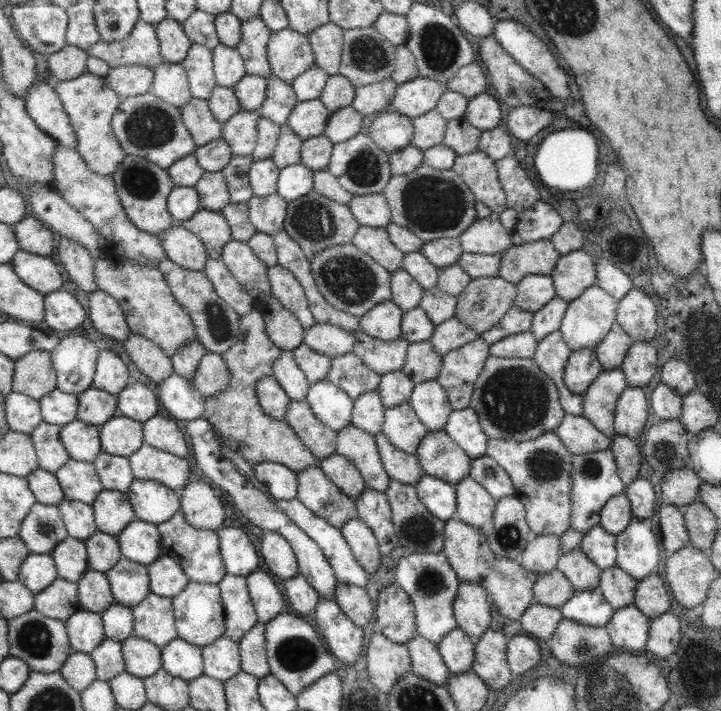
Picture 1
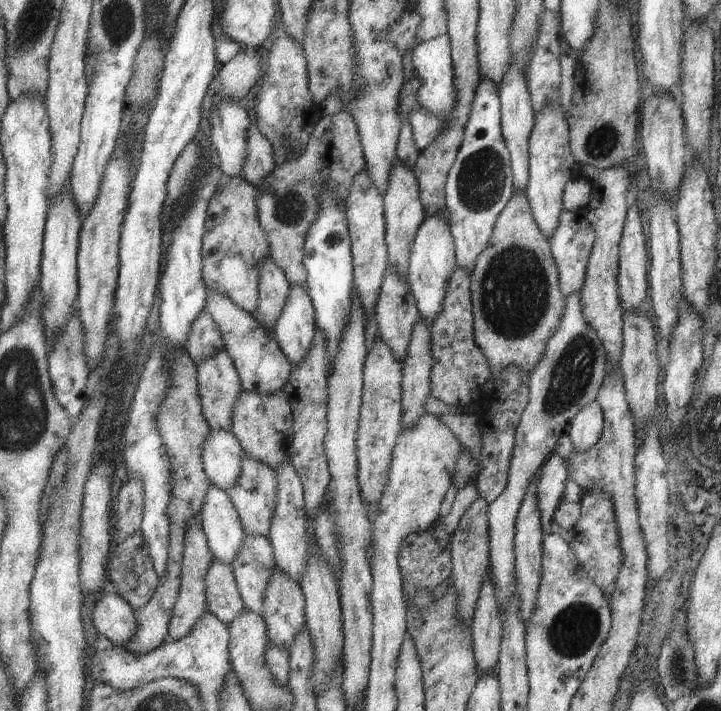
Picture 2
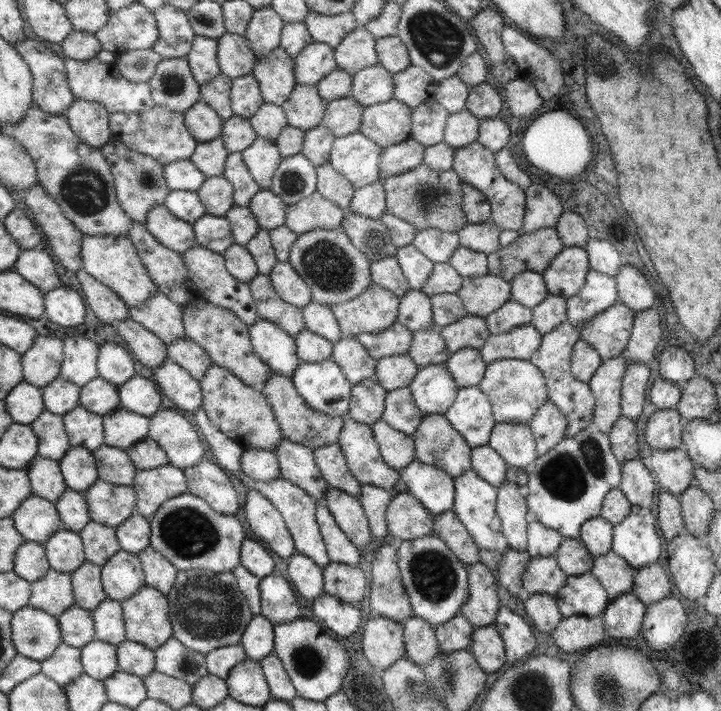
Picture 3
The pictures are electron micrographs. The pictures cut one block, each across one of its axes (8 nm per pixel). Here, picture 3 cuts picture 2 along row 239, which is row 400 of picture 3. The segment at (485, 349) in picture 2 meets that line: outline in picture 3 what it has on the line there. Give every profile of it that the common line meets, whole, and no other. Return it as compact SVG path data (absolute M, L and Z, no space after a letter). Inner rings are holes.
M513 358L494 361L489 363L489 370L485 370L485 382L480 382L477 388L487 396L491 405L491 415L495 424L501 422L528 424L531 422L533 413L537 408L547 401L546 387L539 370L532 363L527 361L515 360Z

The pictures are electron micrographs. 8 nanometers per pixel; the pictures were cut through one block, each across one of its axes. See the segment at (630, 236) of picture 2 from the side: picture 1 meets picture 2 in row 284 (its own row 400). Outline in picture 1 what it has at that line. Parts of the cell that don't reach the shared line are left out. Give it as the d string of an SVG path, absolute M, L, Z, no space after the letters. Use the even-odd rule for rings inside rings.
M626 387L614 408L613 431L634 439L642 434L647 421L647 398L644 388Z

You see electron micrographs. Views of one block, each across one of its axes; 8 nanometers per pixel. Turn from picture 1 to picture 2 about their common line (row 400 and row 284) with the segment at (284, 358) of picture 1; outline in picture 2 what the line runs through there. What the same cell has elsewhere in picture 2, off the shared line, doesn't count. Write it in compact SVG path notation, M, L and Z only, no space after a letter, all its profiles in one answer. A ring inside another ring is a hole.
M290 284L289 299L275 326L275 339L292 365L305 362L317 335L316 309L305 284Z

